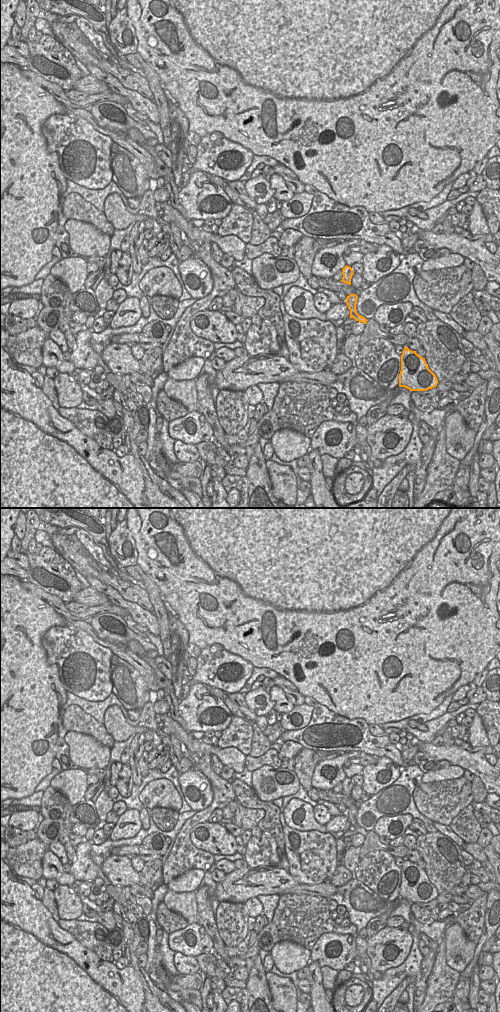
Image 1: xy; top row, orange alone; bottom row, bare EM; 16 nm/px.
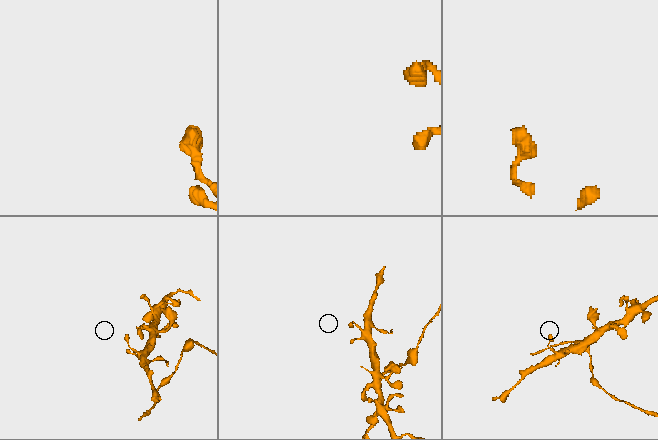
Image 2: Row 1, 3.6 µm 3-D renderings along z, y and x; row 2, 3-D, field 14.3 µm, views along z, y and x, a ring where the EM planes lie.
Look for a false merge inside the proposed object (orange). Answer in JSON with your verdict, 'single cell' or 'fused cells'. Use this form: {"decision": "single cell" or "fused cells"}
{"decision": "single cell"}

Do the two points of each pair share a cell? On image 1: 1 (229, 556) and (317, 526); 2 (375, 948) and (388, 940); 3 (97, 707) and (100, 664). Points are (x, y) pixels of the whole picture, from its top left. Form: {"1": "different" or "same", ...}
{"1": "same", "2": "same", "3": "different"}

